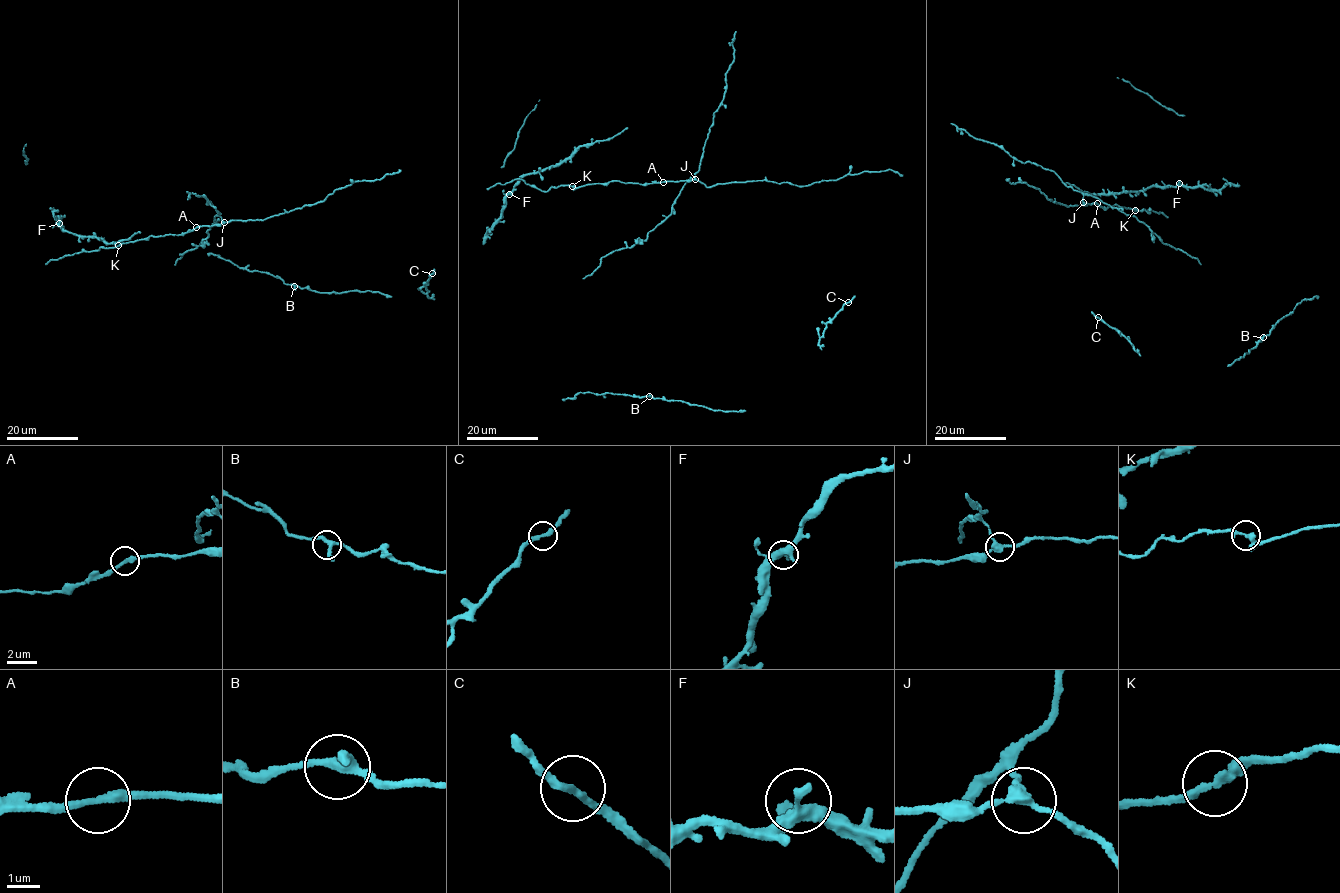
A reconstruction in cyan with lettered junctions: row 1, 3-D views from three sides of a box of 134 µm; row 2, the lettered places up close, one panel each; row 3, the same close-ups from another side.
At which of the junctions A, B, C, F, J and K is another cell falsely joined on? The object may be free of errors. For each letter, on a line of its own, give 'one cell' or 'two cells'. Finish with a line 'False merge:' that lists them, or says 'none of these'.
A: one cell
B: one cell
C: one cell
F: one cell
J: two cells
K: one cell
False merge: J

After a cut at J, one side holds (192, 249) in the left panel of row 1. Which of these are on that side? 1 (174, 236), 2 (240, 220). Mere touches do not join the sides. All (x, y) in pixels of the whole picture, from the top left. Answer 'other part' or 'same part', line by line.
1: other part
2: other part

